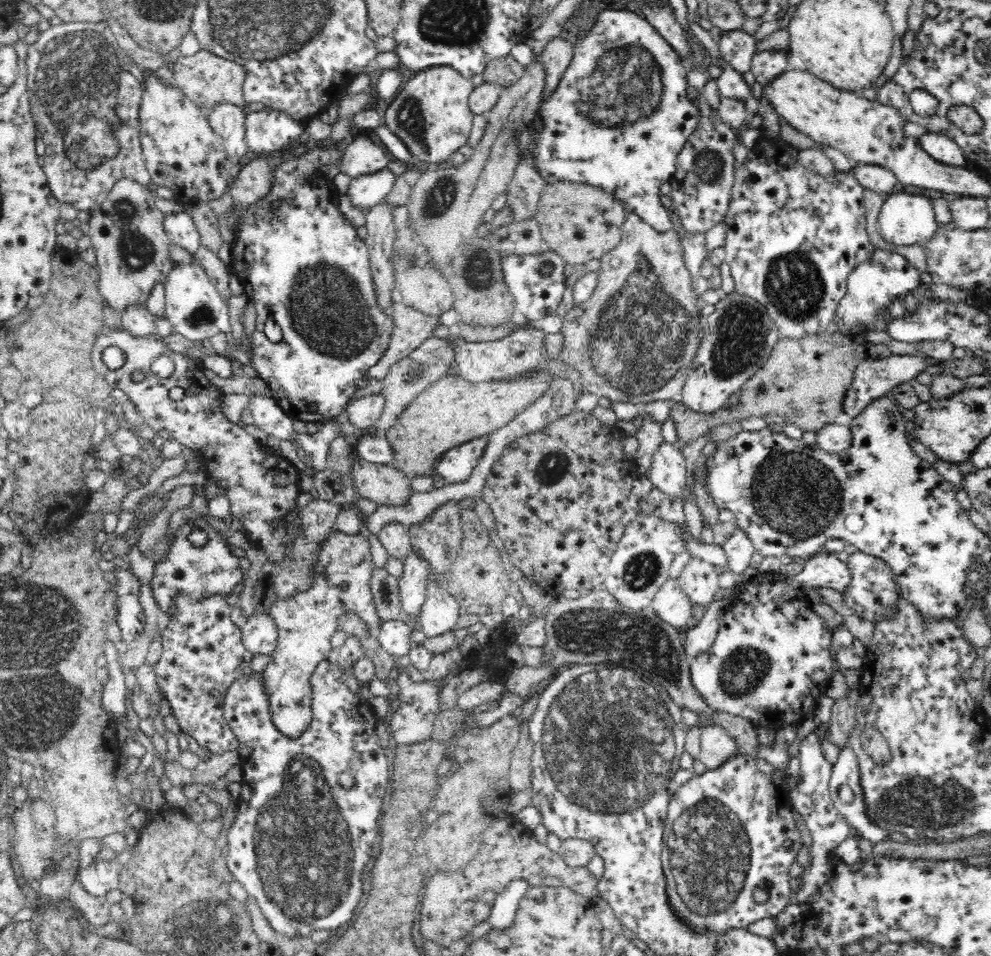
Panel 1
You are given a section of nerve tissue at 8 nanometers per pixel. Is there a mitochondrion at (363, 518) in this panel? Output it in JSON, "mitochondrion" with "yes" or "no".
{"mitochondrion":"no"}

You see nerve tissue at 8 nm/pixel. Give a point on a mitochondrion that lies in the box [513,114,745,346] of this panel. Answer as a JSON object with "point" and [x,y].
{"point":[709,165]}

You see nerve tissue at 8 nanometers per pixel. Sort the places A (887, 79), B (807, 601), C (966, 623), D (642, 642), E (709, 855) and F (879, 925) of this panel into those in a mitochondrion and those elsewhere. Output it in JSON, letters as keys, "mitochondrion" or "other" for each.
{"A":"other","B":"other","C":"other","D":"mitochondrion","E":"mitochondrion","F":"other"}

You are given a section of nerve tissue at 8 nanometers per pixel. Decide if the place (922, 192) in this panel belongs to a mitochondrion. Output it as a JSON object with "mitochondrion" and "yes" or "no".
{"mitochondrion":"no"}

